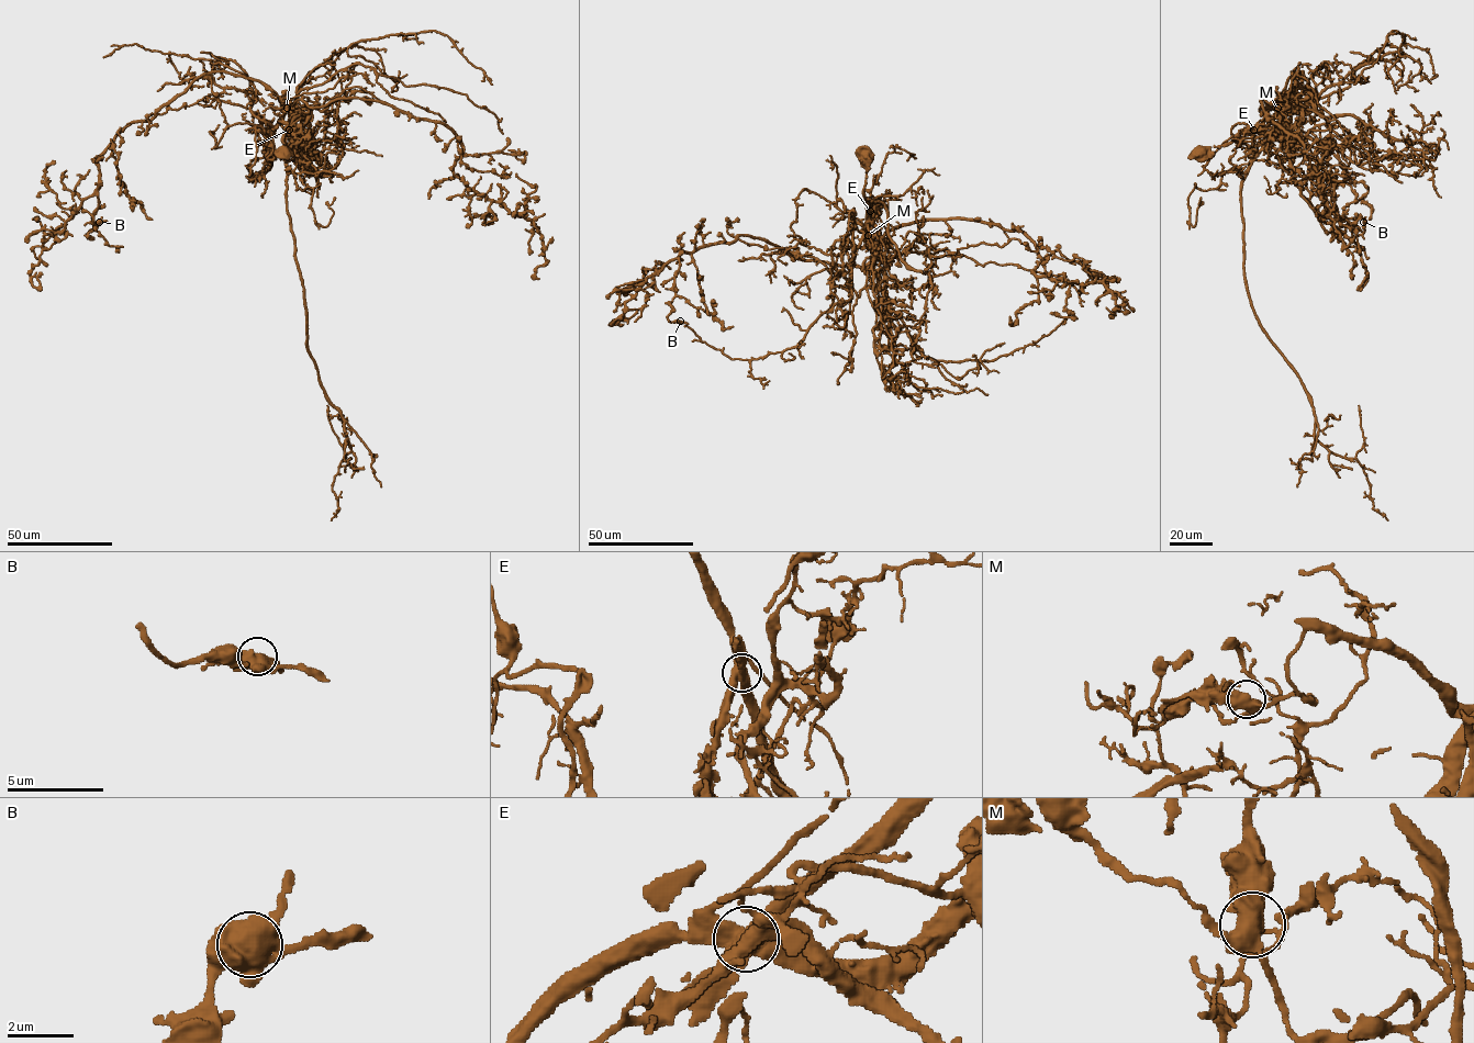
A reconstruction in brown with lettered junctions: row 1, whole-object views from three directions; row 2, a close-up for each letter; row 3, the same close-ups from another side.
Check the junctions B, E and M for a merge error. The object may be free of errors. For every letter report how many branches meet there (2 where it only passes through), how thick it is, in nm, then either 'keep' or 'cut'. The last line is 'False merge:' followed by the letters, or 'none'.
B: branches 4; calibre 750 nm; keep
E: branches 4; calibre 550 nm; cut
M: branches 4; calibre 500 nm; keep
False merge: E

